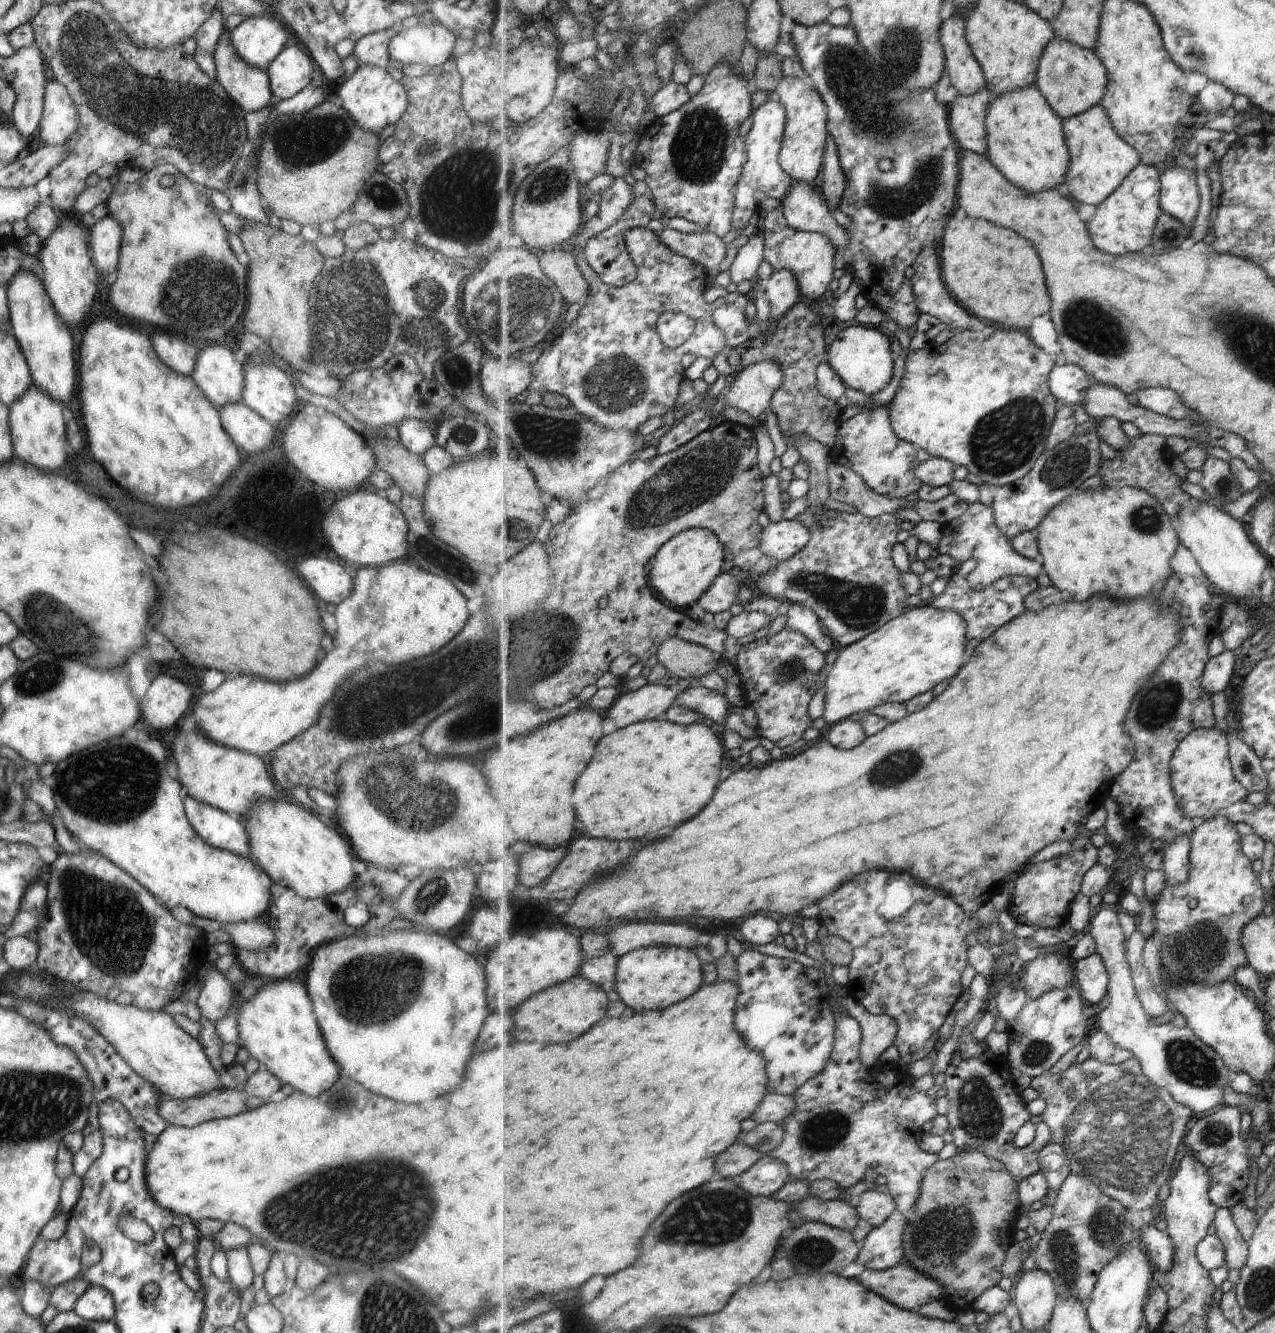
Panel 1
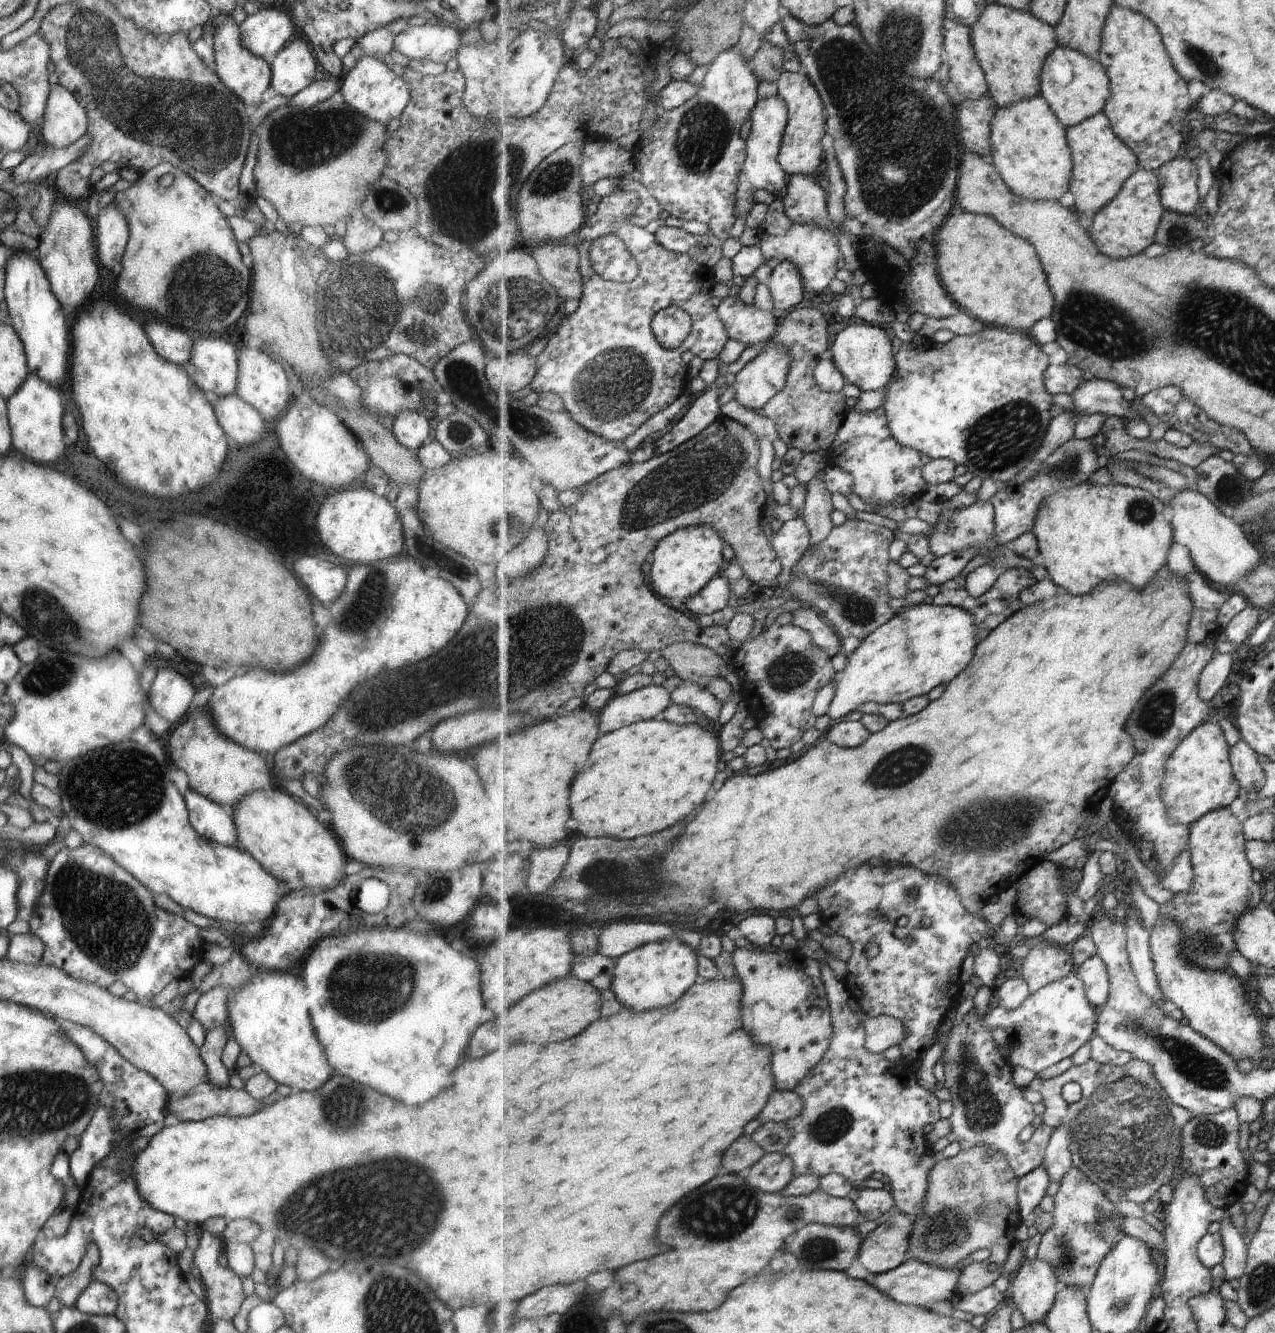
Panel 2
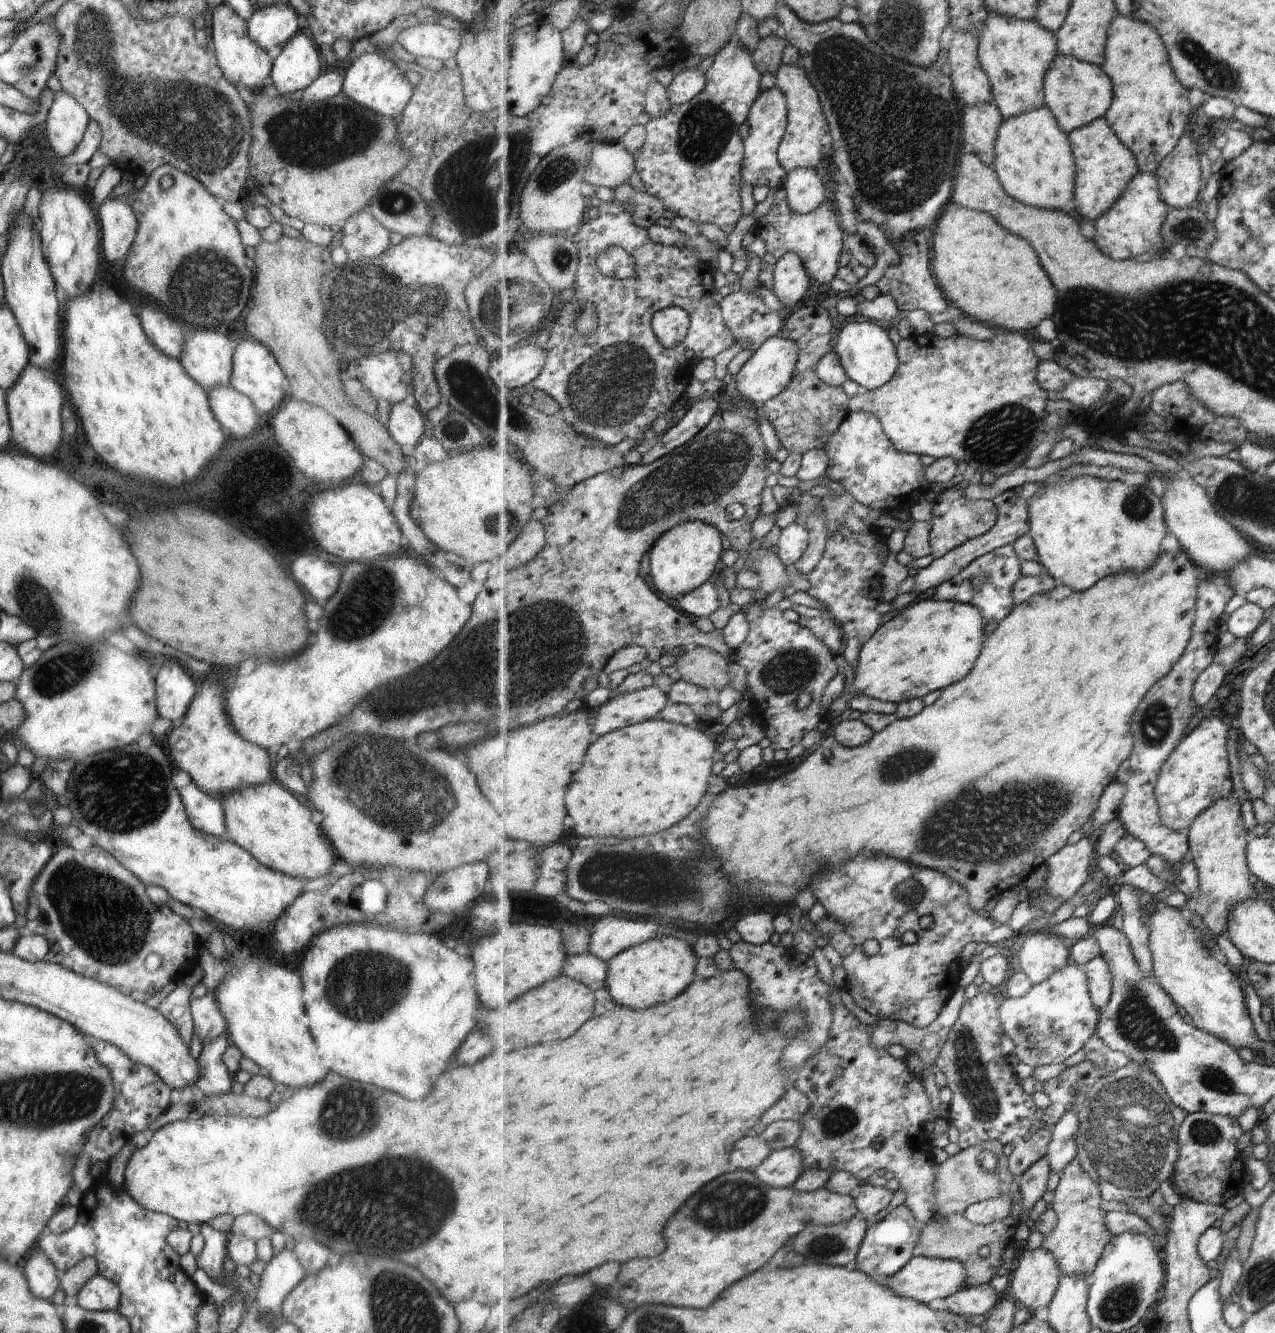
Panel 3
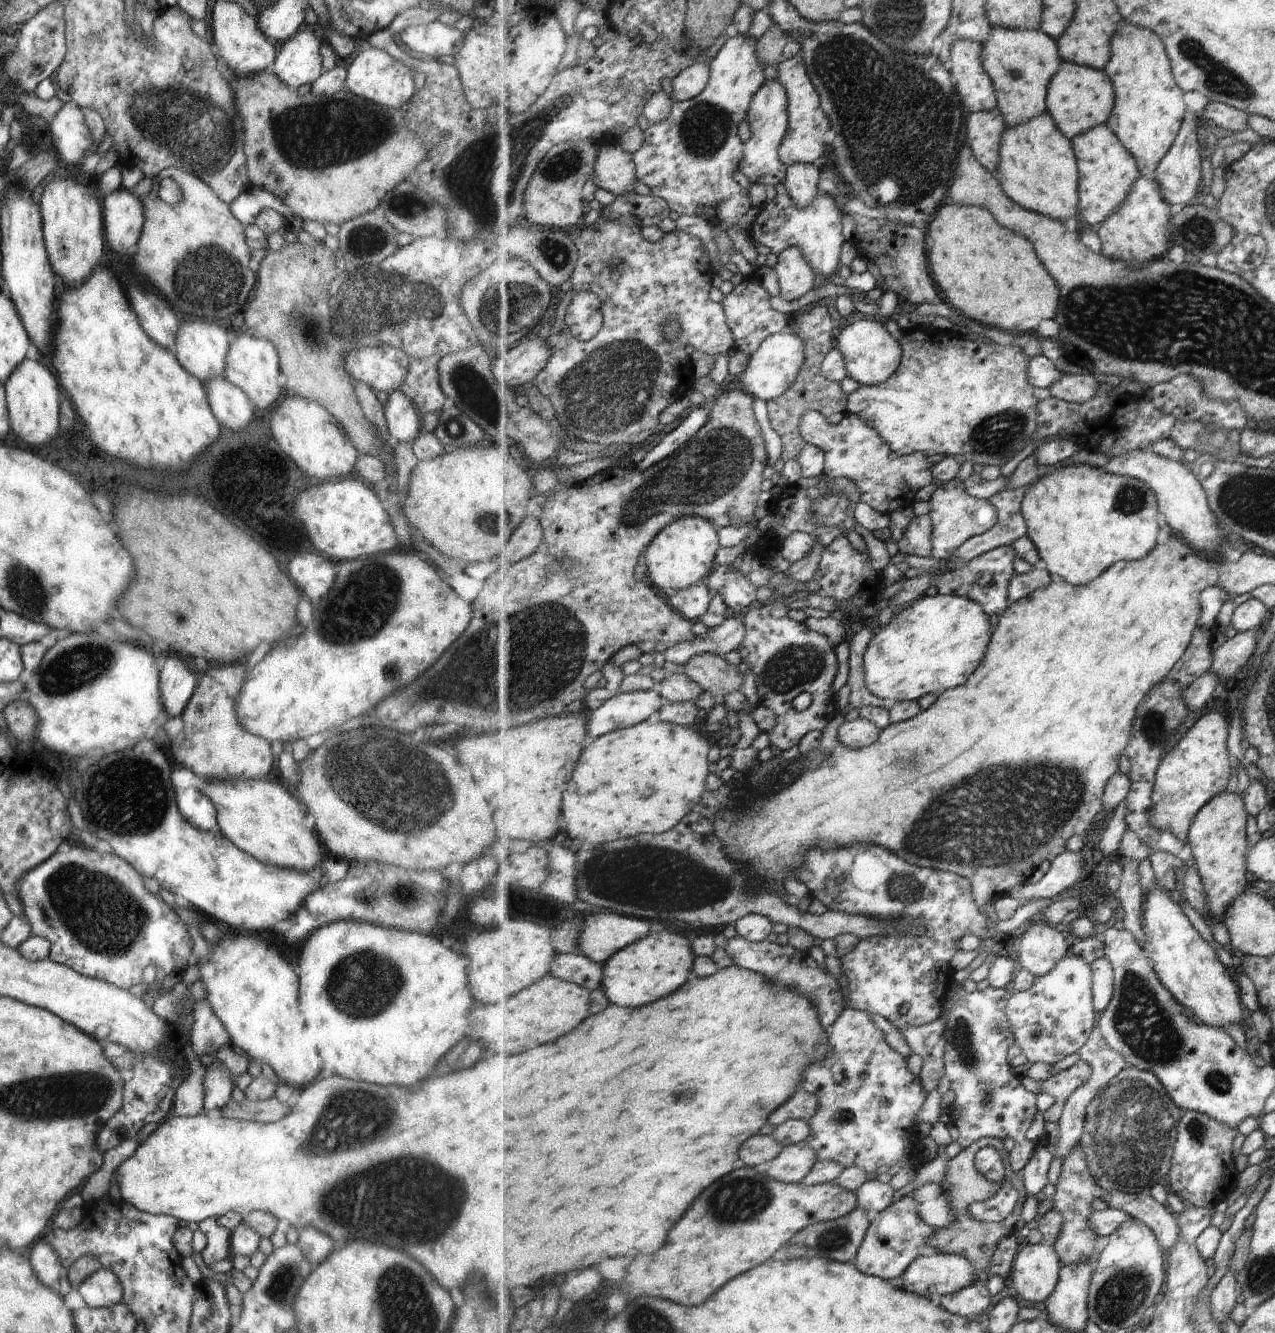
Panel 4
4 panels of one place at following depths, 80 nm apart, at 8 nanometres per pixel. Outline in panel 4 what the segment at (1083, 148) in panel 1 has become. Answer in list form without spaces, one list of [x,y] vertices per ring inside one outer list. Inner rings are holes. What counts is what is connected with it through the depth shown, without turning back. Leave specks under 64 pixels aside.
[[[1109,125],[1099,126],[1089,133],[1077,136],[1073,143],[1081,168],[1080,218],[1097,229],[1122,208],[1143,174],[1137,157]]]

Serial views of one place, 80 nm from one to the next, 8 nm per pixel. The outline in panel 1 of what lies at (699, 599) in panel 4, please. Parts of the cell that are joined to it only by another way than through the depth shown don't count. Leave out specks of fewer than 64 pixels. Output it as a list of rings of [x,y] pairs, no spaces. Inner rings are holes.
[[[838,512],[836,518],[824,518],[822,523],[811,526],[812,540],[809,546],[794,558],[781,562],[777,569],[760,580],[748,578],[747,575],[738,576],[737,569],[722,573],[714,581],[710,590],[696,603],[695,609],[700,613],[711,612],[714,615],[726,612],[734,606],[734,603],[738,604],[740,586],[746,585],[752,589],[758,587],[762,592],[770,594],[777,600],[788,600],[792,604],[799,602],[801,605],[812,608],[825,622],[839,649],[852,647],[853,644],[865,639],[880,627],[885,627],[891,620],[910,610],[910,606],[904,604],[909,594],[902,584],[903,572],[894,562],[894,547],[899,543],[898,534],[902,530],[900,522],[903,521],[896,516],[896,513],[867,517],[860,512],[854,514]]]

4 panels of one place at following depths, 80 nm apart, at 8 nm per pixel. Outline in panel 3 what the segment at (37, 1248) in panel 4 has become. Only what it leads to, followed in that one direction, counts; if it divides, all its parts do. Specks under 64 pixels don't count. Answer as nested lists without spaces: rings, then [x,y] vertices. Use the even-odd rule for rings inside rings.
[[[44,1251],[35,1252],[25,1265],[26,1278],[34,1296],[50,1299],[59,1289],[61,1273]]]

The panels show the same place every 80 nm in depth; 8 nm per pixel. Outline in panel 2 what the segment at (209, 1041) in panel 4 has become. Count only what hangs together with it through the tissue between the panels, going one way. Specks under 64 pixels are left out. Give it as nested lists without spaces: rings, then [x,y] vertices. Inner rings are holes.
[[[218,986],[212,990],[202,993],[192,1016],[202,1025],[206,1031],[227,1027],[229,1016],[227,1011],[227,1000],[230,996],[229,987]]]

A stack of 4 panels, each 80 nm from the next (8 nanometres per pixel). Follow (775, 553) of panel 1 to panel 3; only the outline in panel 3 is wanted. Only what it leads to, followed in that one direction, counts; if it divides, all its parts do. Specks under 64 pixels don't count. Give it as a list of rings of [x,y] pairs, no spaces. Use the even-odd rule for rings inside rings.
[[[792,523],[784,530],[779,542],[779,554],[781,559],[788,564],[797,564],[805,555],[806,549],[810,546],[812,533],[805,526]]]

